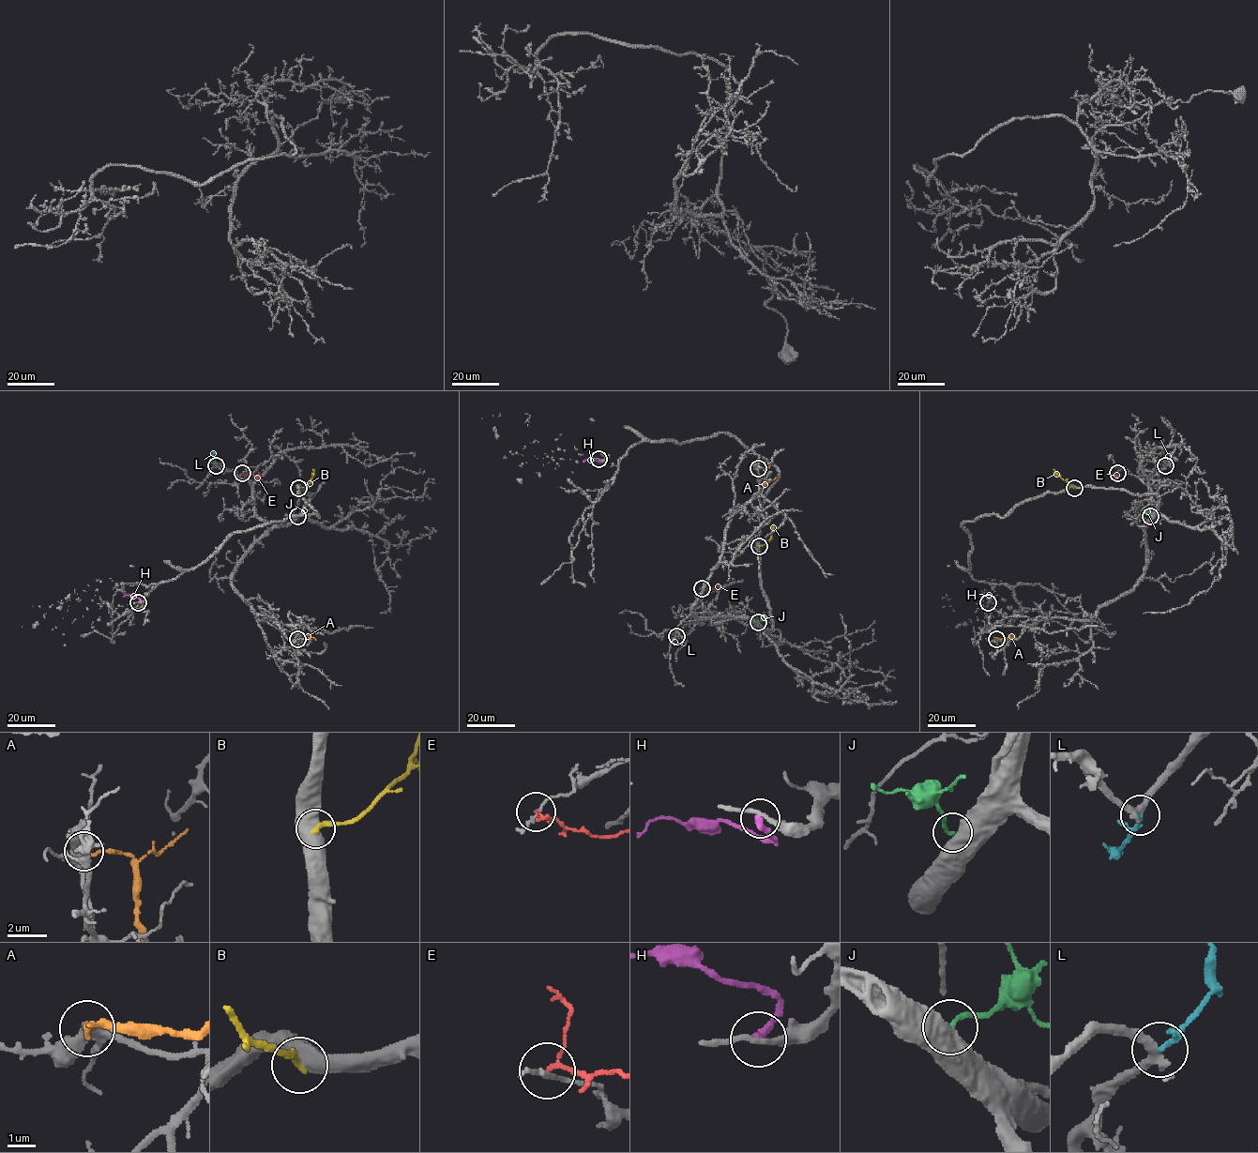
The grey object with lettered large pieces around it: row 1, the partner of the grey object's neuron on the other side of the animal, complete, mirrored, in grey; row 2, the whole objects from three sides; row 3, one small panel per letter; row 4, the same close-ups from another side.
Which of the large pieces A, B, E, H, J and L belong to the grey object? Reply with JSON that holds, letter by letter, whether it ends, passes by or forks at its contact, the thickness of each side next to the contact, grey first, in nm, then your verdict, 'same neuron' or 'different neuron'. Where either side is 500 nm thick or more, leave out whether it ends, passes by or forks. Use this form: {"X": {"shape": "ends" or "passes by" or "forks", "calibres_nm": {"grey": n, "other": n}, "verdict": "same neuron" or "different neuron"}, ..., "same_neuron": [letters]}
{"A": {"shape": "ends", "calibres_nm": {"grey": 360, "other": 130}, "verdict": "different neuron"}, "B": {"calibres_nm": {"grey": 600, "other": 280}, "verdict": "different neuron"}, "E": {"shape": "passes by", "calibres_nm": {"grey": 160, "other": 110}, "verdict": "different neuron"}, "H": {"shape": "ends", "calibres_nm": {"grey": 200, "other": 360}, "verdict": "different neuron"}, "J": {"calibres_nm": {"grey": 750, "other": 160}, "verdict": "different neuron"}, "L": {"shape": "passes by", "calibres_nm": {"grey": 360, "other": 140}, "verdict": "different neuron"}, "same_neuron": []}

